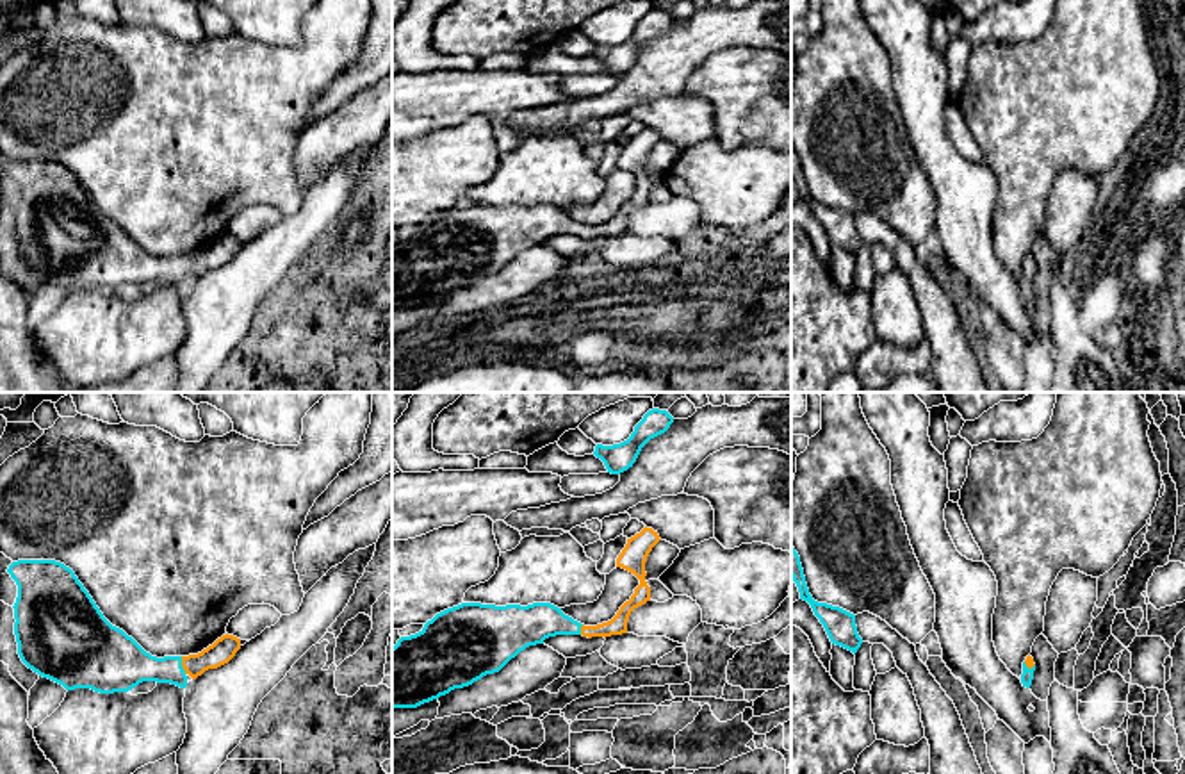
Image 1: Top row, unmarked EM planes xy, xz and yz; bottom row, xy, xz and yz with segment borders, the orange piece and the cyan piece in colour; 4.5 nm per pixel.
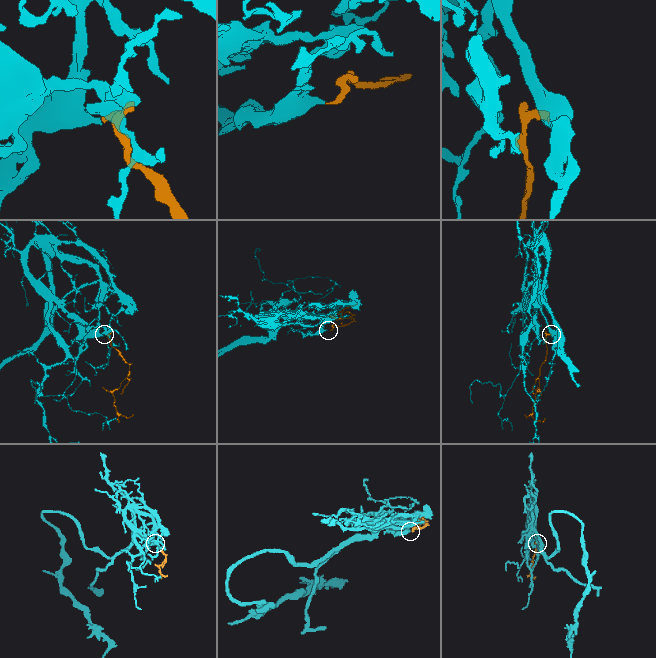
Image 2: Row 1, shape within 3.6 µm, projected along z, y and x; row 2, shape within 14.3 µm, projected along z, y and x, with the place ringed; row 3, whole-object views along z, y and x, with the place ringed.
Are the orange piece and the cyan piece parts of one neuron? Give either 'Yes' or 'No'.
Yes

